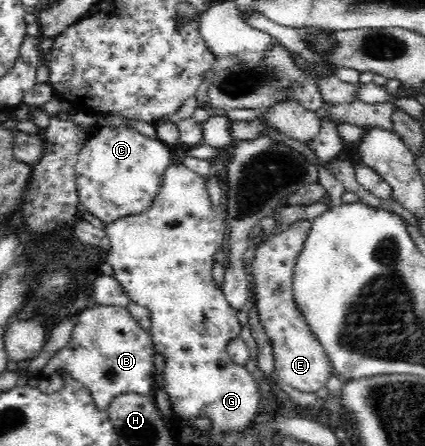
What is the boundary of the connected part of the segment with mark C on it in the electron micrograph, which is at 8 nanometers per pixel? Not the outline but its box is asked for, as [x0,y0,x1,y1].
[75,127,173,225]

